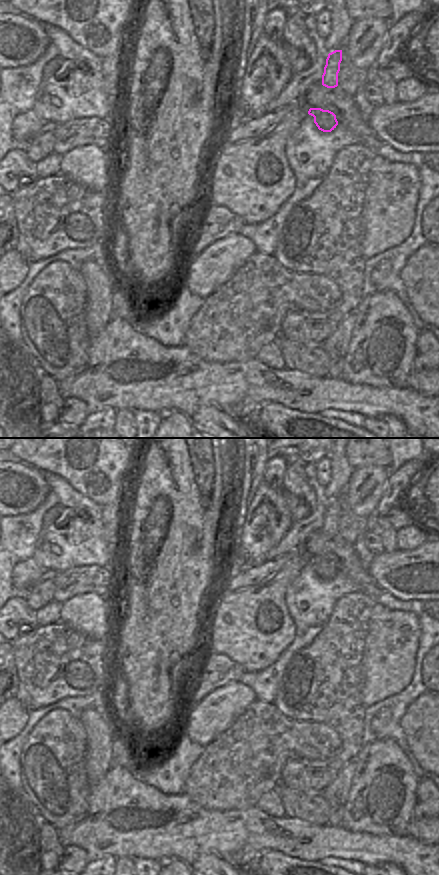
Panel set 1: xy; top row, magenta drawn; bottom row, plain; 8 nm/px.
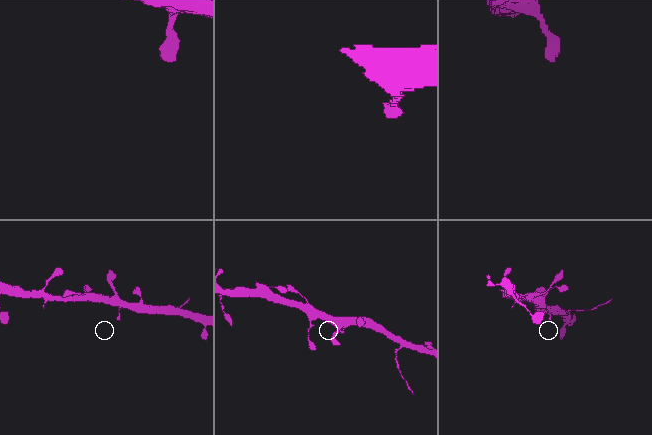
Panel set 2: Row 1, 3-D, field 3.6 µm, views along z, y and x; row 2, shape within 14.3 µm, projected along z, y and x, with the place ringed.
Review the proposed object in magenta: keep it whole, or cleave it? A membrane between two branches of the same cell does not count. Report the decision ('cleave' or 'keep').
keep

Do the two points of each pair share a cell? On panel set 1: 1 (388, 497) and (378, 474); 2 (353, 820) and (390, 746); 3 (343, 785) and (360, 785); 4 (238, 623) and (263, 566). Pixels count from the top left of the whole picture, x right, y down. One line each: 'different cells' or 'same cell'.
1: different cells
2: same cell
3: different cells
4: different cells

